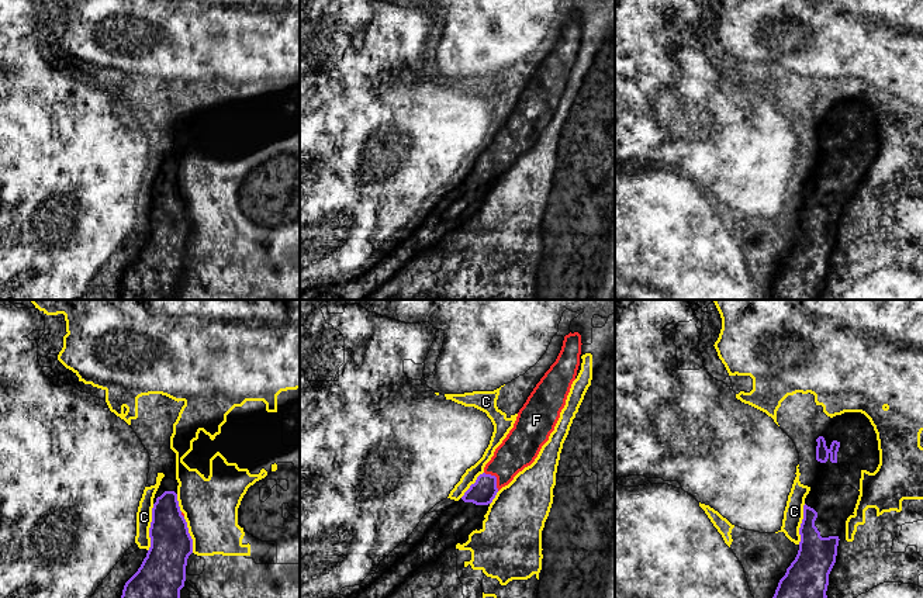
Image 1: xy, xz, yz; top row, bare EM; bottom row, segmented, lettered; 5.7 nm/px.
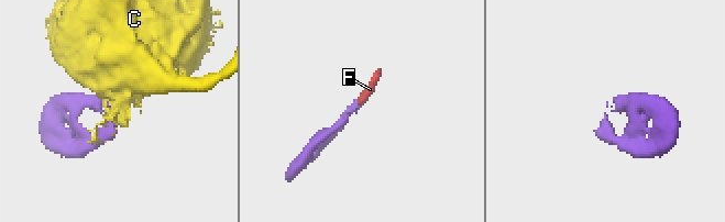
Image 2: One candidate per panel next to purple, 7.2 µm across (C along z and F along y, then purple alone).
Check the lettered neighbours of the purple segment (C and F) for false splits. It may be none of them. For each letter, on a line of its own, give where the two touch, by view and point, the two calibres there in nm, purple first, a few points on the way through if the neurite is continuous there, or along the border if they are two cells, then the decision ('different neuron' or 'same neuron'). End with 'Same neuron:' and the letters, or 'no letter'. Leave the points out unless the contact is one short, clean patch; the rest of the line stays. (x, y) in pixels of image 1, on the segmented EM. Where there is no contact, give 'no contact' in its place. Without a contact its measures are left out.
C: contact xy (149, 528); calibres 260 and 100 nm; different neuron
F: contact xz (495, 479); calibres 150 and 200 nm; same neuron
Same neuron: F

